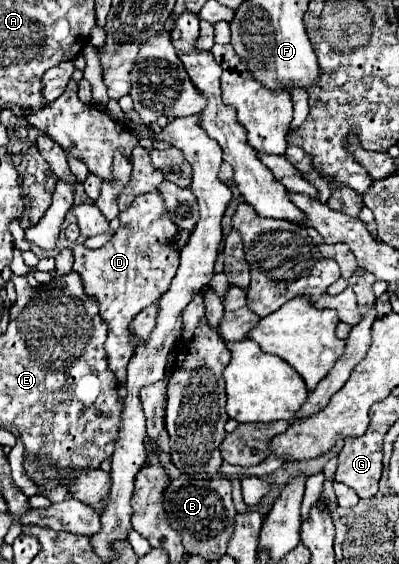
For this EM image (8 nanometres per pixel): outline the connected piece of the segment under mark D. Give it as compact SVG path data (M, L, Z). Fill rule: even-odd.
M160 190L140 194L132 206L120 212L120 228L112 240L98 248L88 250L82 244L74 246L74 266L72 270L80 274L84 292L94 298L100 306L100 316L108 324L108 364L120 384L126 382L126 366L132 358L132 352L140 340L128 336L128 324L144 308L154 304L168 288L178 268L178 252L172 248L172 238L176 224L170 220L164 198Z

